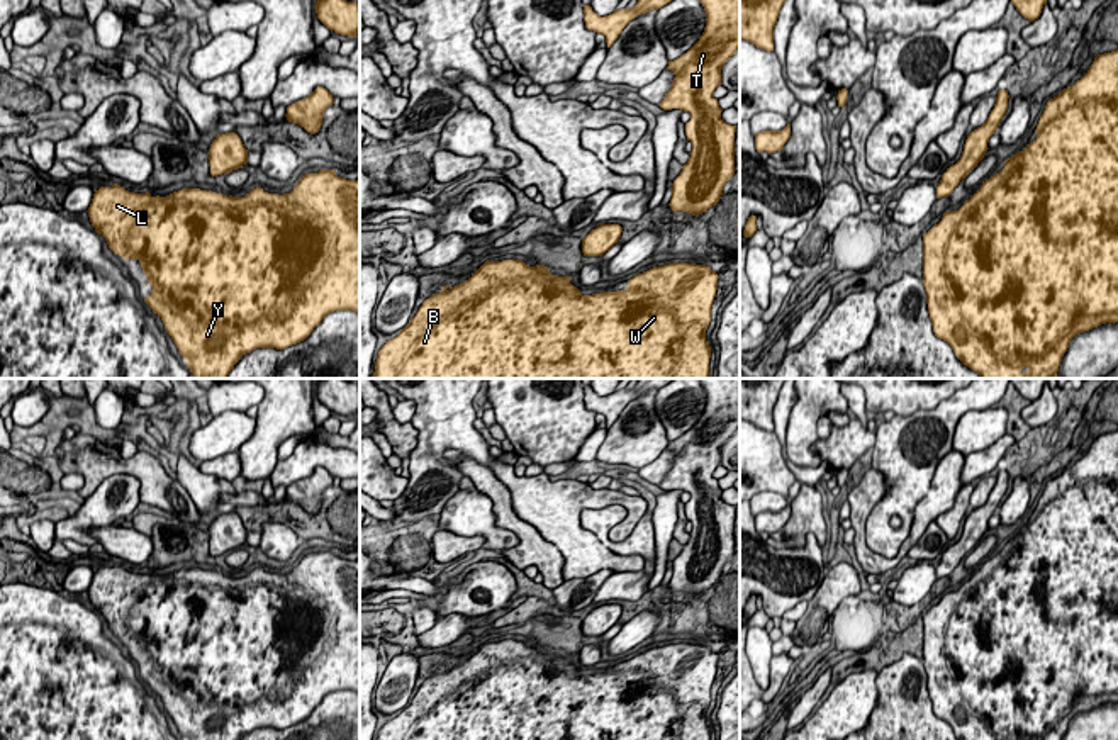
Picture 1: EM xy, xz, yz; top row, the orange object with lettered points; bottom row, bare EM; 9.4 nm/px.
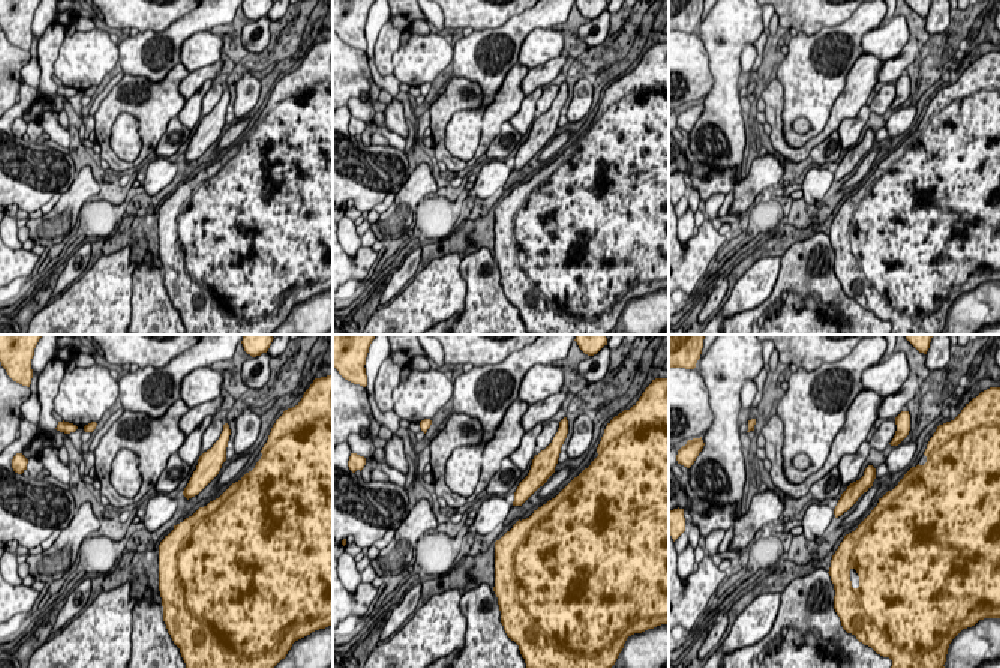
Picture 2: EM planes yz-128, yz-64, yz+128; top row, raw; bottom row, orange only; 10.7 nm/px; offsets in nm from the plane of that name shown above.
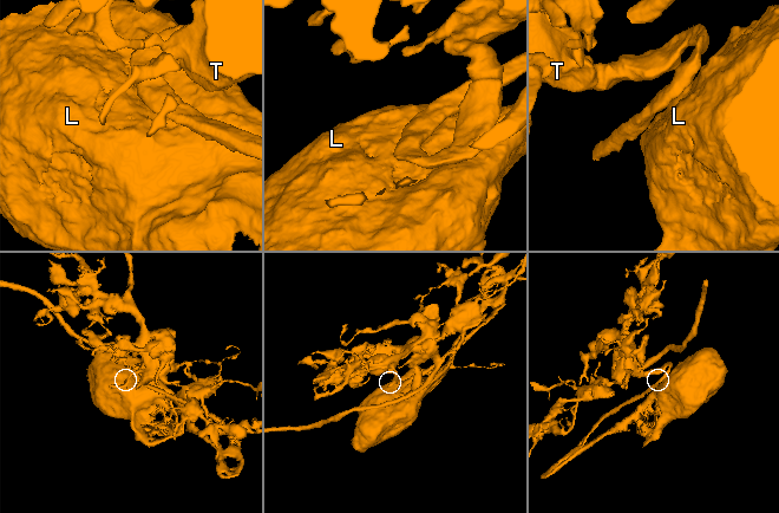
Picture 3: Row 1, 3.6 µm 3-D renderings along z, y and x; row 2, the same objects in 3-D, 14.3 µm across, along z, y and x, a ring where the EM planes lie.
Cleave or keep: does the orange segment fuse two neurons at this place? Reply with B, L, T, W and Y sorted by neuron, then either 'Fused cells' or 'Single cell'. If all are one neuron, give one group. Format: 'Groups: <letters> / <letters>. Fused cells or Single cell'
Groups: B L T W Y. Single cell

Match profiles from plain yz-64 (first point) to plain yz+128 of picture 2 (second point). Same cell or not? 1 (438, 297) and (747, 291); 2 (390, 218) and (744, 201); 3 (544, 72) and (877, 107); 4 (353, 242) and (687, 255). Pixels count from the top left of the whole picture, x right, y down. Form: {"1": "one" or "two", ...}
{"1": "one", "2": "one", "3": "two", "4": "two"}

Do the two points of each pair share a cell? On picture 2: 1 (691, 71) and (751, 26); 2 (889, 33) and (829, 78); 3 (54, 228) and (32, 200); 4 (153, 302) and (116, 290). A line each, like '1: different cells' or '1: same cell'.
1: different cells
2: different cells
3: different cells
4: different cells

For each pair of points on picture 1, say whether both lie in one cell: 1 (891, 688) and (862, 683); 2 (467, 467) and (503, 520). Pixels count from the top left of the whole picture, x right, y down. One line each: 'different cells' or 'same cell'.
1: different cells
2: same cell

